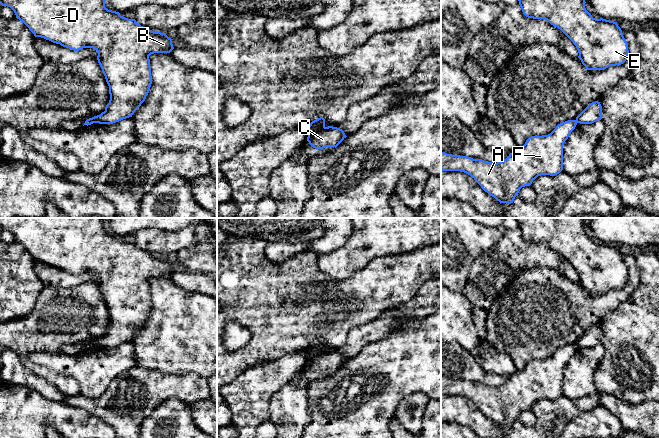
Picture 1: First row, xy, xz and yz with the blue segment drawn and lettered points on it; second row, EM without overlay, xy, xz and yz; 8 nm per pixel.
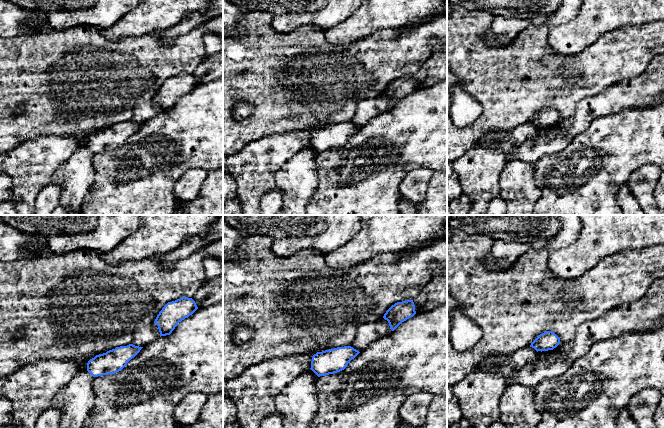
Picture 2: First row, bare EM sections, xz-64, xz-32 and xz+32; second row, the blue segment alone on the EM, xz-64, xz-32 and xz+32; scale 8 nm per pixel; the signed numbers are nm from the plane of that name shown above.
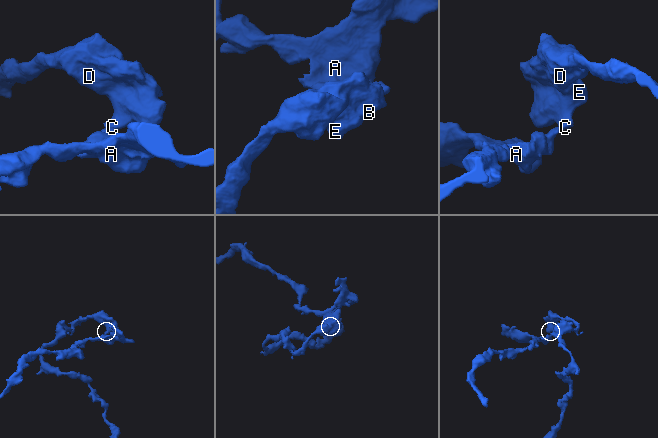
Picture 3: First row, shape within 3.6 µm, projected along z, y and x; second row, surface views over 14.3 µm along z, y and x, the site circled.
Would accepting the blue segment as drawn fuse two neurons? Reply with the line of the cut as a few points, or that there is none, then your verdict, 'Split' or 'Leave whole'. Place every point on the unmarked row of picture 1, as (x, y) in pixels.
Split along xz (325, 351), (309, 355). Split

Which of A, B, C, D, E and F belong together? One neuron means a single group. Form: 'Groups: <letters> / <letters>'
Groups: A F / B C D E

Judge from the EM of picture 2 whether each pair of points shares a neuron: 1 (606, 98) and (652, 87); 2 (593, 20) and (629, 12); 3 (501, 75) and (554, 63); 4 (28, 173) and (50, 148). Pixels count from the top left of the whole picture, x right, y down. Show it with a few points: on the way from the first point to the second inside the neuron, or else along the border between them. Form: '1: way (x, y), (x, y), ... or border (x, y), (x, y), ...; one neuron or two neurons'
1: way (617, 97), (628, 93), (641, 92); one neuron
2: way (602, 13), (620, 12); one neuron
3: way (514, 75), (541, 74); one neuron
4: way (31, 167), (44, 154); one neuron

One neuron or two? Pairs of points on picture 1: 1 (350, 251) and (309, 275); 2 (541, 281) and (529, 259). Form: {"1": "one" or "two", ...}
{"1": "two", "2": "two"}

